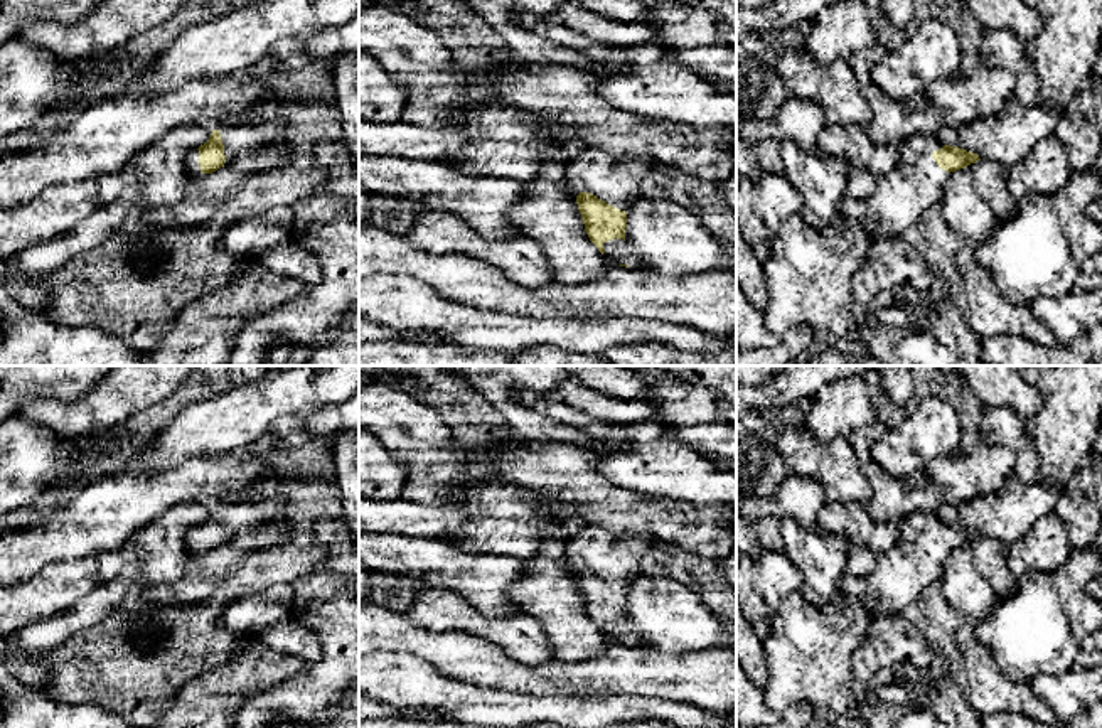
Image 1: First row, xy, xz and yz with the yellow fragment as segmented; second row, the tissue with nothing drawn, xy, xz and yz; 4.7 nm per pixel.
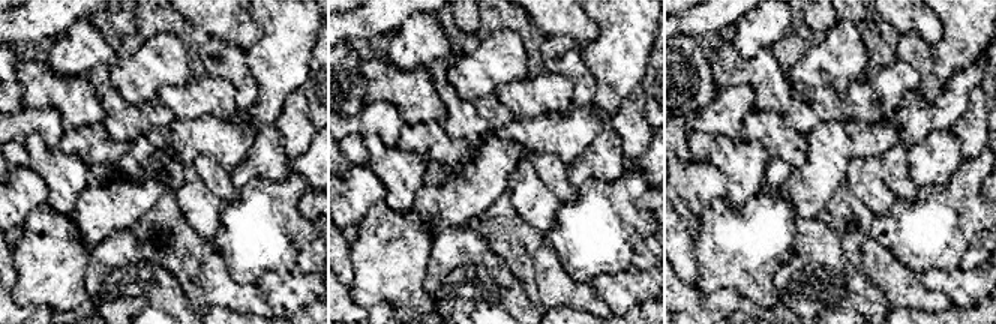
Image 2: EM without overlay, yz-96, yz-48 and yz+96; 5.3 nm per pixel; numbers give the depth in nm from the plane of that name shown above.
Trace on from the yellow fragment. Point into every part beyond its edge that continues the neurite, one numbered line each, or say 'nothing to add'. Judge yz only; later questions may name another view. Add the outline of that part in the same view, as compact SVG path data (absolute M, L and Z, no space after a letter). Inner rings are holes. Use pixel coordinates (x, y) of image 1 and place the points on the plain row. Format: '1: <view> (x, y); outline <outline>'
1: yz (902, 573); outline M913 509L898 524L900 538L895 546L878 554L875 570L863 578L844 575L839 595L858 598L873 617L901 615L942 576L949 549L932 534L942 524L935 512Z

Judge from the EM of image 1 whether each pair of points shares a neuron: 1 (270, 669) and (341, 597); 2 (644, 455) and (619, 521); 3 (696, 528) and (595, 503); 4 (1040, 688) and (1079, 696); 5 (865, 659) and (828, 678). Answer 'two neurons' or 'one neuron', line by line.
1: two neurons
2: two neurons
3: one neuron
4: one neuron
5: two neurons

